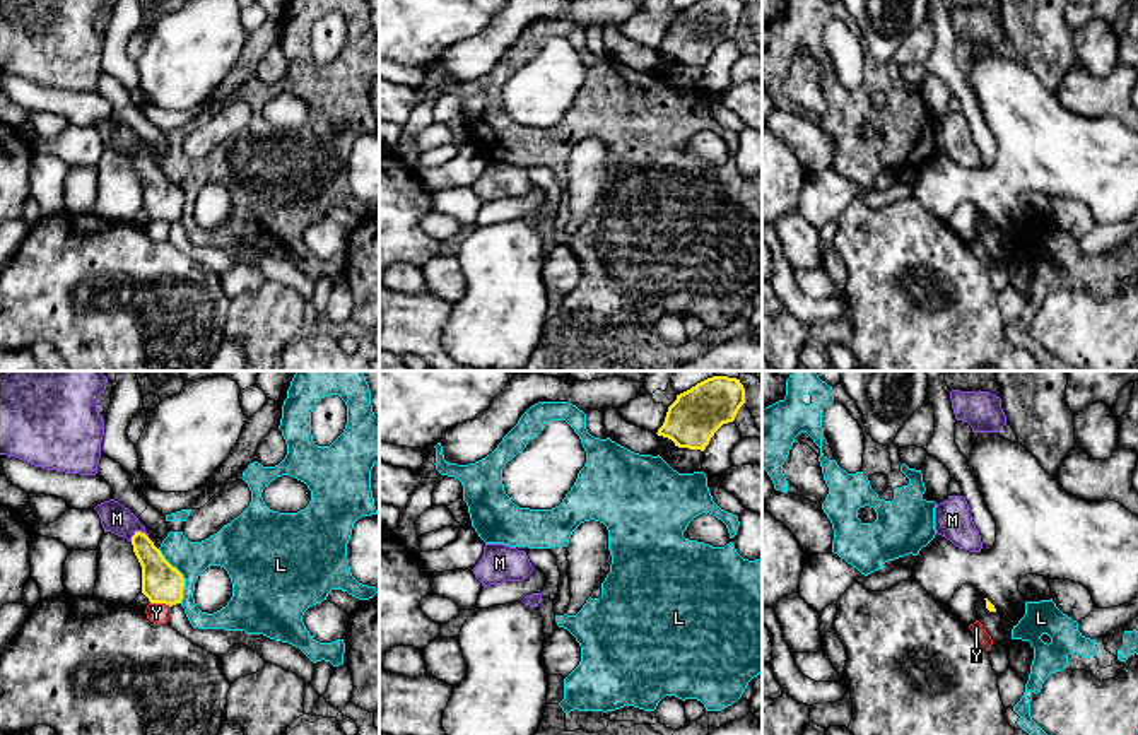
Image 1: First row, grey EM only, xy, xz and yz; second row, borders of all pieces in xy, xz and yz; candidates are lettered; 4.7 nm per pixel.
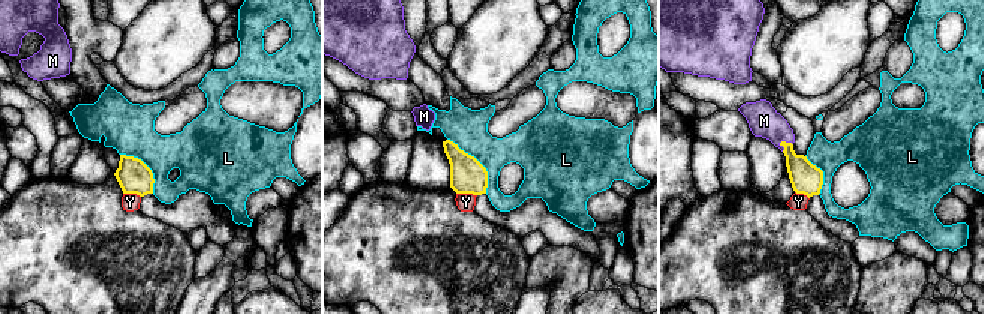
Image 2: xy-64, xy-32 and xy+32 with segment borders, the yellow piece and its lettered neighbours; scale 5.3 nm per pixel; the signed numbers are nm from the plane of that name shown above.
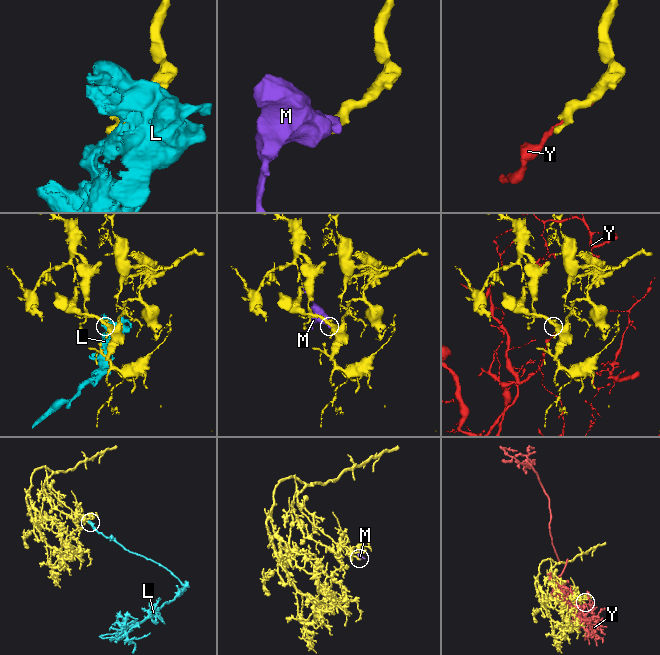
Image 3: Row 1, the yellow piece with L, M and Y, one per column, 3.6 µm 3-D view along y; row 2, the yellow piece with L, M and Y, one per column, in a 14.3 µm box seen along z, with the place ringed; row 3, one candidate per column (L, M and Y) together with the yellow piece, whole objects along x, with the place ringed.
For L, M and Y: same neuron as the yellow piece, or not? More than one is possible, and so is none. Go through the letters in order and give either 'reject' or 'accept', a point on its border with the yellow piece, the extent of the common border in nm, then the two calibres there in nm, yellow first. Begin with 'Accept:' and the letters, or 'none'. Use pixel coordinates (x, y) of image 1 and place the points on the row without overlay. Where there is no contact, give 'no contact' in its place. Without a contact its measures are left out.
Accept: M
L: reject; meets yellow in xy at (181, 194); contact 280 nm long; 190 nm thick on the yellow side, 170 nm on the other
M: accept; meets yellow in xy at (137, 149); contact 90 nm long; 180 nm thick on the yellow side, 140 nm on the other
Y: reject; meets yellow in xy at (161, 219); contact 100 nm long; 190 nm thick on the yellow side, 100 nm on the other

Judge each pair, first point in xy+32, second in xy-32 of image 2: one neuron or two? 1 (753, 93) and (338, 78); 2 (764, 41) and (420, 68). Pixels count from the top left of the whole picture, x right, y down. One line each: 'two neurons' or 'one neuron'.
1: one neuron
2: two neurons

